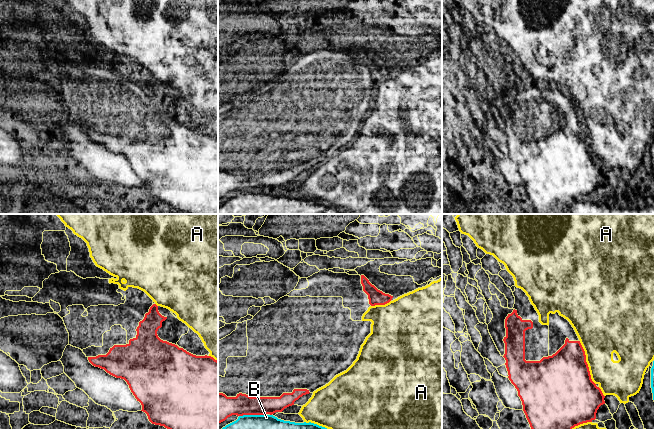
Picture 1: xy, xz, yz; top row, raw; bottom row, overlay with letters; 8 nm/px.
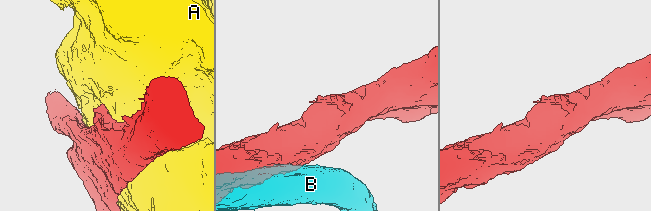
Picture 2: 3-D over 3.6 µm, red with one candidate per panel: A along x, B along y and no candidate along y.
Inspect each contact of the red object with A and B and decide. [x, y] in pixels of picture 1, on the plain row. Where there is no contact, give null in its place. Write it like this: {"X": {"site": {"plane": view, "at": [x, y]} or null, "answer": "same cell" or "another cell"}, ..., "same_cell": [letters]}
{"A": {"site": {"plane": "yz", "at": [586, 139]}, "answer": "another cell"}, "B": {"site": {"plane": "xz", "at": [252, 190]}, "answer": "another cell"}, "same_cell": []}

